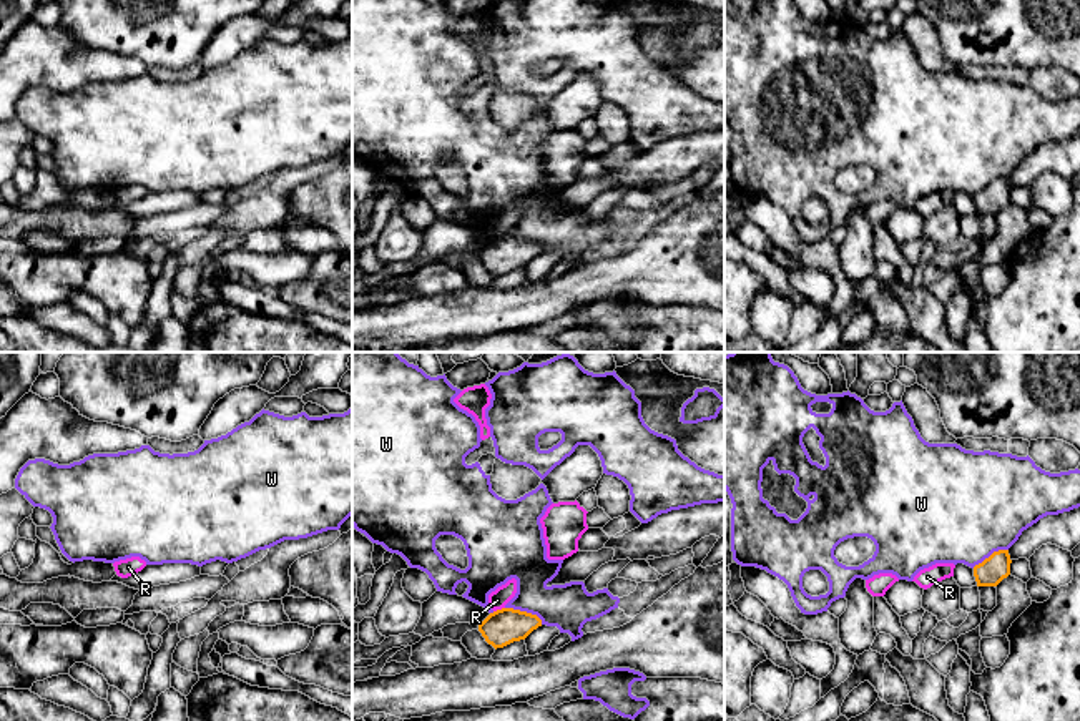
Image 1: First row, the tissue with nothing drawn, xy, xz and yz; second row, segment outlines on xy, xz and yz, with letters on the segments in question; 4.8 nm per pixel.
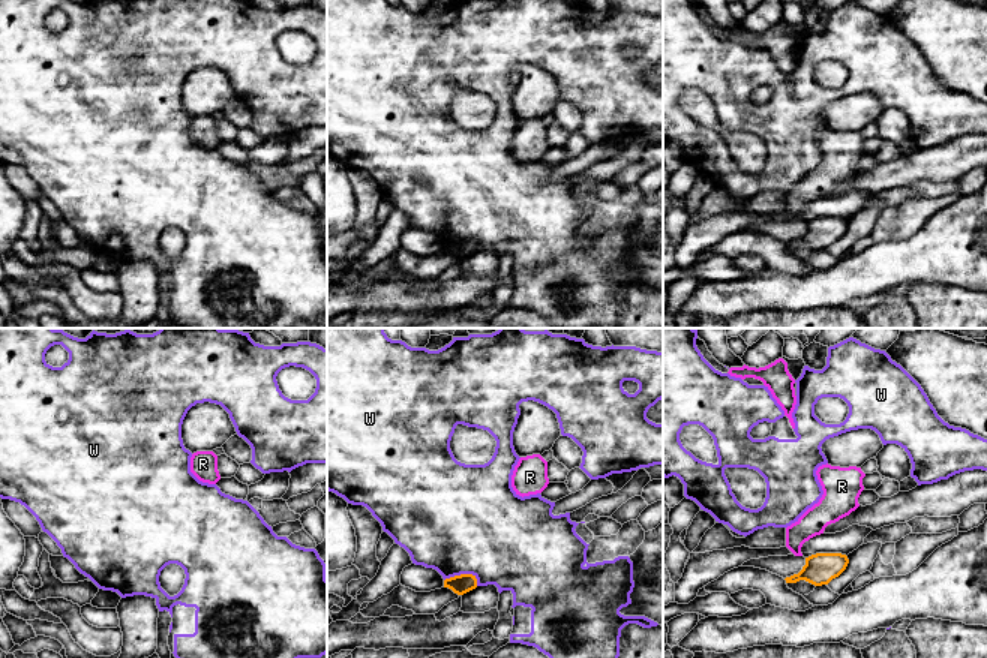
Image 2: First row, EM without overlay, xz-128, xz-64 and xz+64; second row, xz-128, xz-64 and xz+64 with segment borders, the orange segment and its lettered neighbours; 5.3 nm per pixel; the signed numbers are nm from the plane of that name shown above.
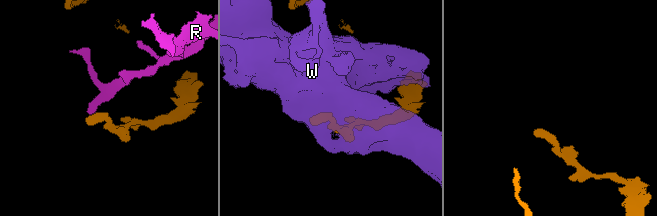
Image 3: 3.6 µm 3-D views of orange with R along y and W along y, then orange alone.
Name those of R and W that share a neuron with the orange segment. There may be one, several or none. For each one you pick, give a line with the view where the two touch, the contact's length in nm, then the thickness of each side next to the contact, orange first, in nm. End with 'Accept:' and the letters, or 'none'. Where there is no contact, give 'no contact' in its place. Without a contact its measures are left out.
Accept: none

